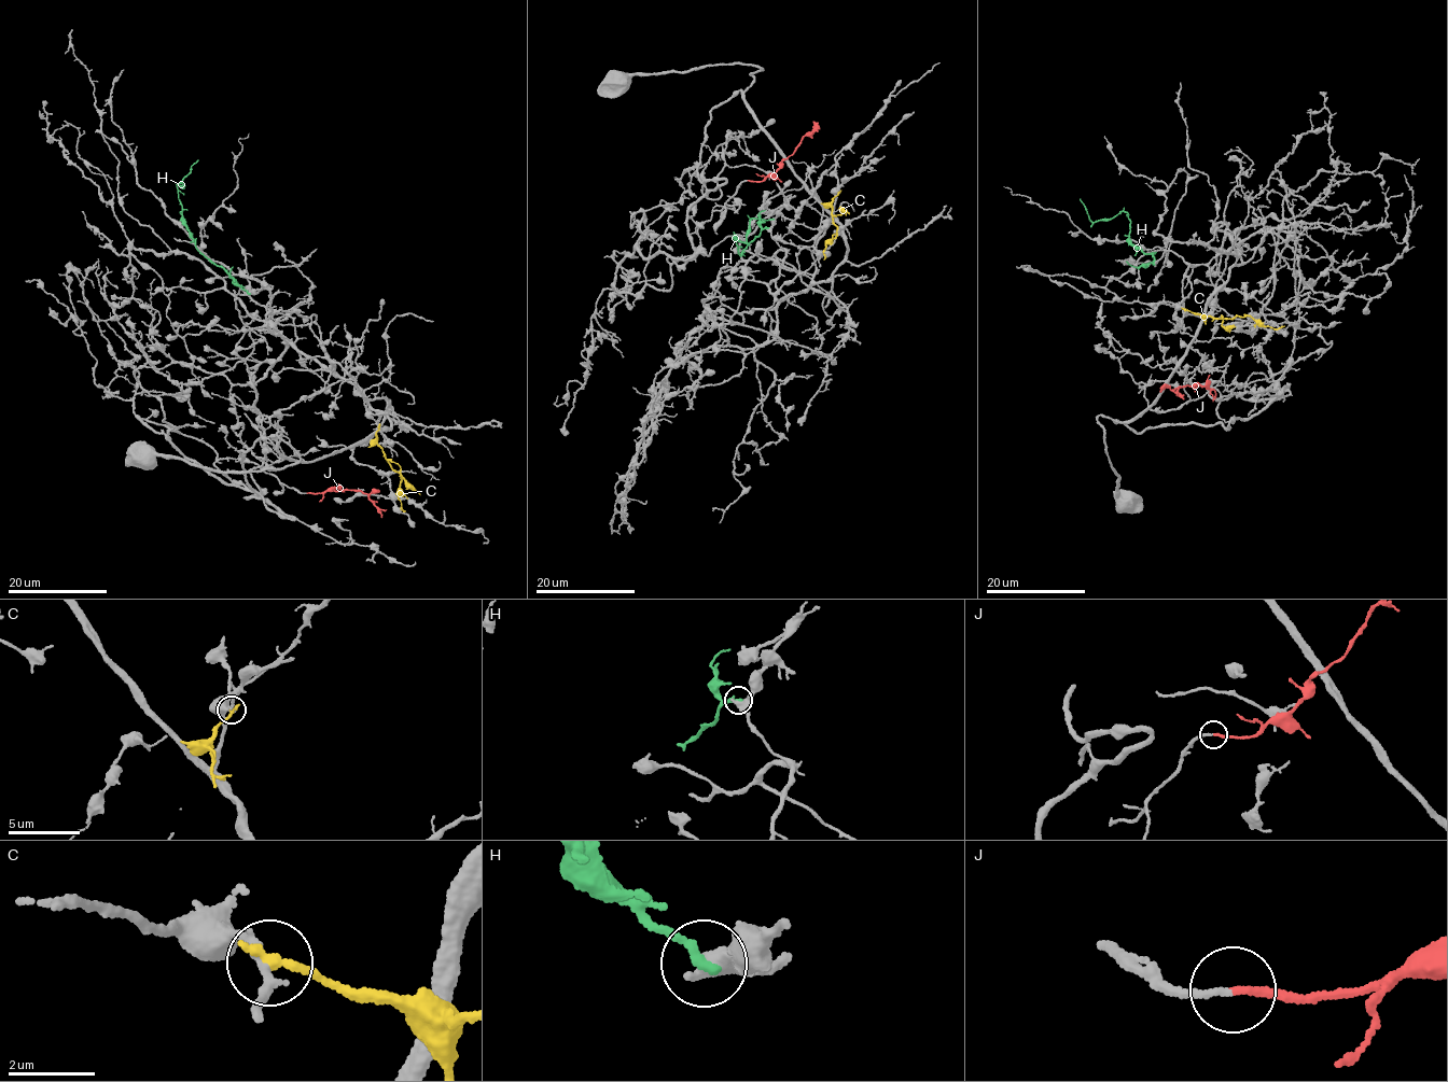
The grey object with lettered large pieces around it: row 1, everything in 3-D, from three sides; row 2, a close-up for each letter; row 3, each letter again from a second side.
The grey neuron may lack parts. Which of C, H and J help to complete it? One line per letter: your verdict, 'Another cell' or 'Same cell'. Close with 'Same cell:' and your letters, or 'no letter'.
C: Another cell
H: Another cell
J: Same cell
Same cell: J

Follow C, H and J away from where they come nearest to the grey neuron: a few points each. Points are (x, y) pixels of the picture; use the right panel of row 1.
C: (1184, 309), (1213, 318), (1250, 315), (1276, 329), (1284, 326)
H: (1154, 264), (1154, 253), (1144, 253), (1129, 240), (1130, 219), (1126, 212), (1095, 222), (1080, 199)
J: (1214, 398), (1215, 393), (1208, 385), (1186, 384), (1172, 391), (1183, 399)

